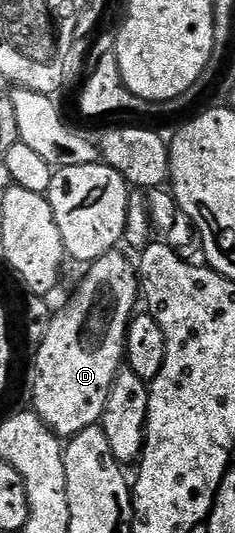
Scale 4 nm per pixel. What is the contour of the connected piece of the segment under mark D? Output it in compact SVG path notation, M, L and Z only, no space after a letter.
M121 252L105 253L86 268L87 276L75 296L54 312L54 319L38 340L35 384L31 387L33 410L63 441L102 420L115 378L125 363L127 330L136 314L141 288L136 264Z

